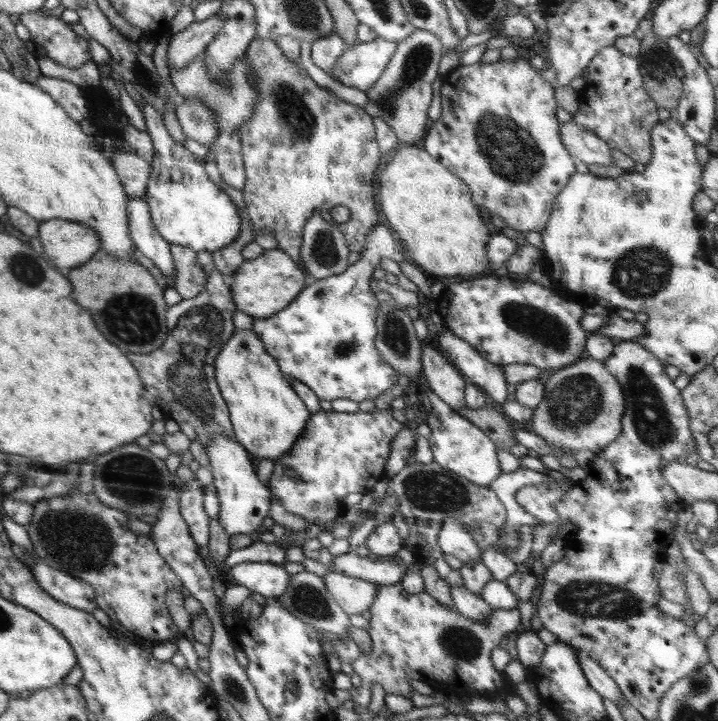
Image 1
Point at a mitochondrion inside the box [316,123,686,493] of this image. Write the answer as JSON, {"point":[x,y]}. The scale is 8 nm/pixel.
{"point":[654,426]}

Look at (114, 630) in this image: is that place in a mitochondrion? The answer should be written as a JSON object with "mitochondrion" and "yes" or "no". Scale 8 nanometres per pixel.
{"mitochondrion":"no"}

